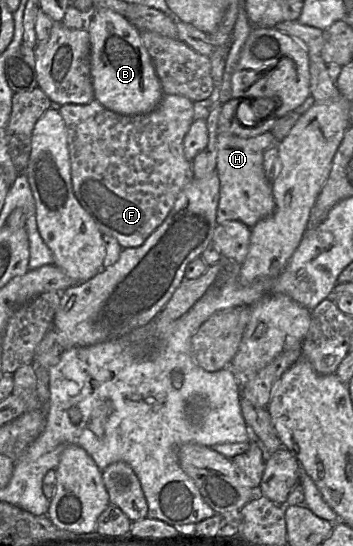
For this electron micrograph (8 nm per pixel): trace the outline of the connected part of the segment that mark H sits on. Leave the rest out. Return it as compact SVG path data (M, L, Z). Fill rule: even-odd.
M271 132L254 138L244 139L229 134L217 136L216 173L220 191L216 213L217 224L239 221L252 228L258 221L270 216L275 210L272 184L267 180L263 169L264 153L278 142Z

